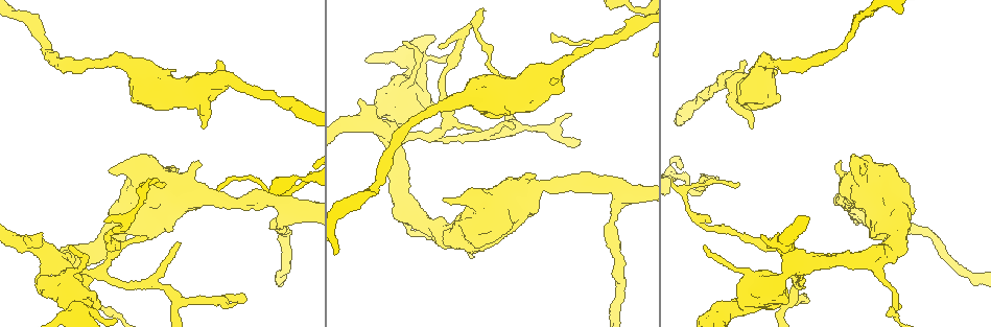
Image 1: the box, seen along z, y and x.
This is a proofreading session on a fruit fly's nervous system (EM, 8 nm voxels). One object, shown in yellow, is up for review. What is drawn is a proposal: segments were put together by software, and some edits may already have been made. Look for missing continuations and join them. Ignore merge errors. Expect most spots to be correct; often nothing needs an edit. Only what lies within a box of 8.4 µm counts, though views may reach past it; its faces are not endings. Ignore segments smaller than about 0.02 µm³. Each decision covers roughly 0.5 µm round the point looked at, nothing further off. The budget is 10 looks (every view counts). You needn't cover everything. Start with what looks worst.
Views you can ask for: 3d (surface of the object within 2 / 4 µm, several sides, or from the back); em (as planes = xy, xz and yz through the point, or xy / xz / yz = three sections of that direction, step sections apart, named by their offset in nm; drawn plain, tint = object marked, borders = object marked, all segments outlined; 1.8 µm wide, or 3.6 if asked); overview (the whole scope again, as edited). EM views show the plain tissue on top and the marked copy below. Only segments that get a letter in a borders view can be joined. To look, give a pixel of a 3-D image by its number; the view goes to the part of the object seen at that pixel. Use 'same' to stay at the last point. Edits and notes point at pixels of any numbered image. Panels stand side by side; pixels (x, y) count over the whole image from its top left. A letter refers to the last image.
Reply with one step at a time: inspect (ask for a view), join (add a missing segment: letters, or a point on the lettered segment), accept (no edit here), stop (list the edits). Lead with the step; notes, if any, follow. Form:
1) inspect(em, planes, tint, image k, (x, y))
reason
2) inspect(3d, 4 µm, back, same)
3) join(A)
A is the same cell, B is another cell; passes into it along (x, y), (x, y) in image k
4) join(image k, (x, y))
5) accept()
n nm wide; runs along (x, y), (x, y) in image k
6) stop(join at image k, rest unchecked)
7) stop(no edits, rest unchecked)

inspect(em, yz, step 8, tint, image 1, (695, 188))
an open end

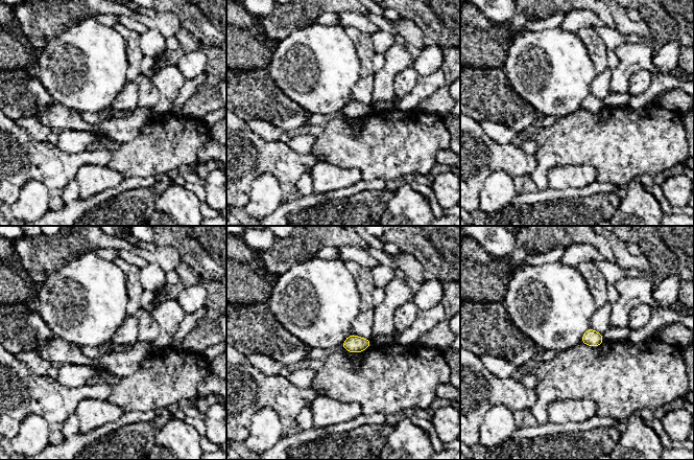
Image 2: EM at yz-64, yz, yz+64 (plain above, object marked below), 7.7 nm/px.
inspect(em, planes, borders, same)
cut it another way

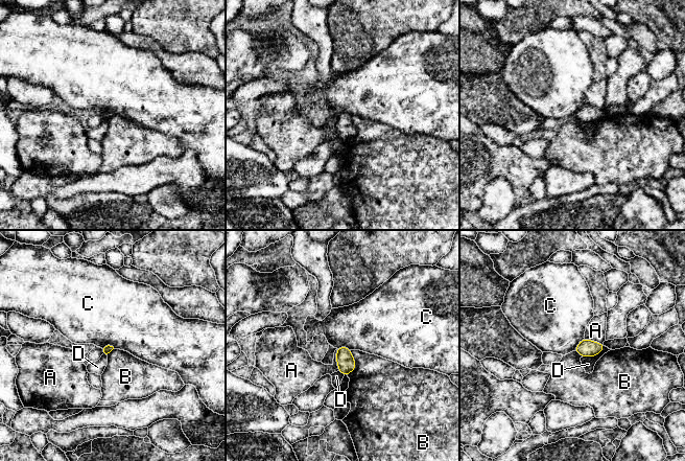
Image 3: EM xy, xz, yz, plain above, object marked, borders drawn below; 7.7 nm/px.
accept()
A, B, C and D are other cells; border along (336, 347), (344, 346), (351, 349) in image 3; none of them fits

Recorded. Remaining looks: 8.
inspect(em, planes, borders, image 1, (200, 126))
thick end

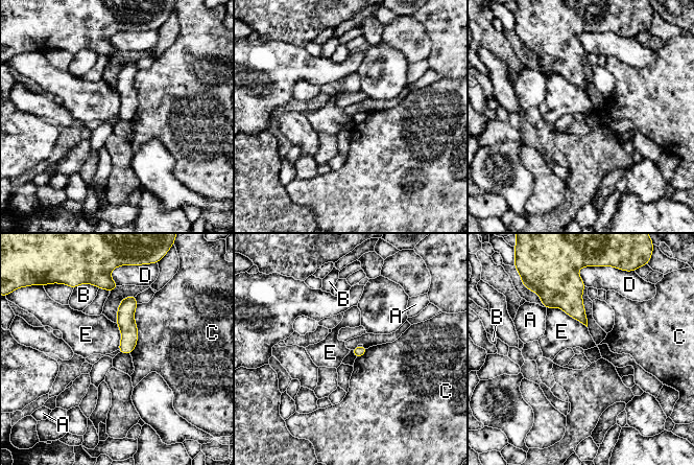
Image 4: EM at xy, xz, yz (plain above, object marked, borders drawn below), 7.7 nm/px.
accept()
C touches over 400 nm; A, B, C, D and E are other cells; no lettered segment goes on from it

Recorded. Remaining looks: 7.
inspect(3d, 2 µm, image 1, (480, 129))
tapers out

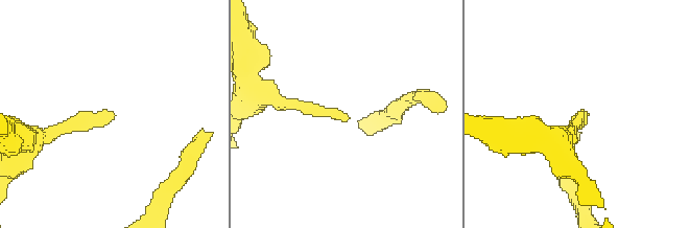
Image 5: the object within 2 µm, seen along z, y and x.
inspect(em, planes, tint, image 5, (115, 115))

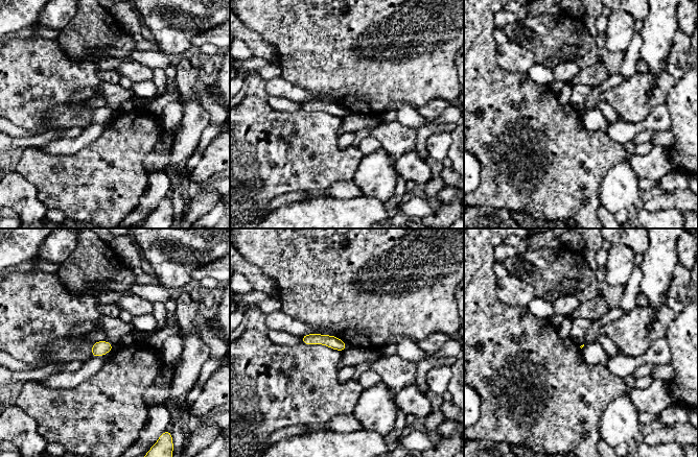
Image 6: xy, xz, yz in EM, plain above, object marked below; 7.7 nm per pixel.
inspect(em, planes, borders, same)

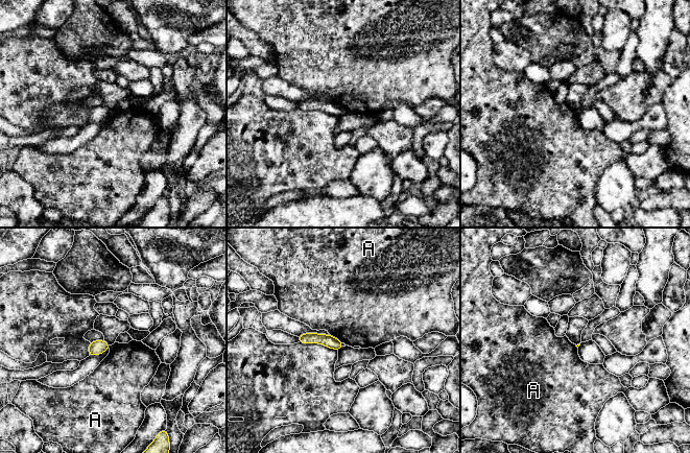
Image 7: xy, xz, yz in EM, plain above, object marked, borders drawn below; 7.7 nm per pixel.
accept()
A is another cell; none of them fits

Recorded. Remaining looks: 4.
inspect(3d, 2 µm, image 1, (424, 57))
sharp bend

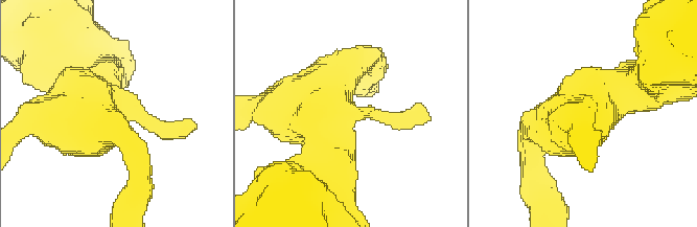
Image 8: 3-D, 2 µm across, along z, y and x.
inspect(em, planes, tint, image 8, (350, 113))
need the tissue

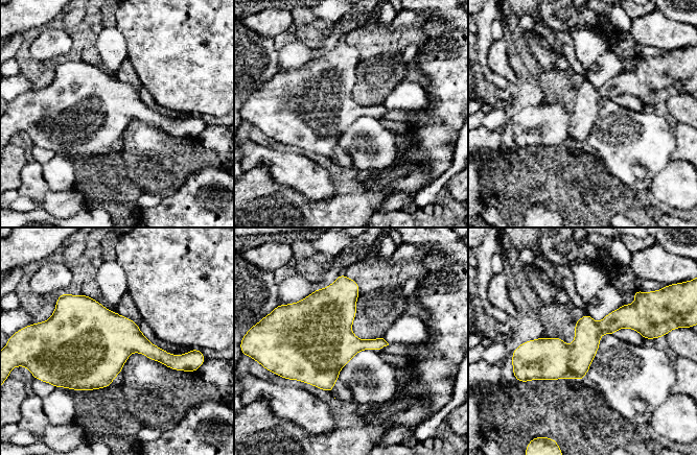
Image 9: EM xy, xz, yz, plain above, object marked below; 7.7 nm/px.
inspect(em, planes, borders, same)

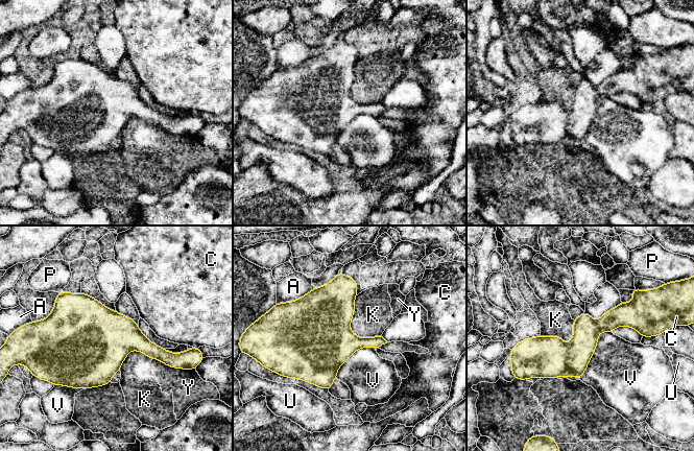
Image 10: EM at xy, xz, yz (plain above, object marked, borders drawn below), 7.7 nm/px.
accept()
260 nm wide; A, C, K, P, U, V and Y are other cells; border along (356, 295), (350, 329), (381, 336) in image 10; no lettered segment goes on from it

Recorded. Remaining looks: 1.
stop(no edits, rest unchecked)

